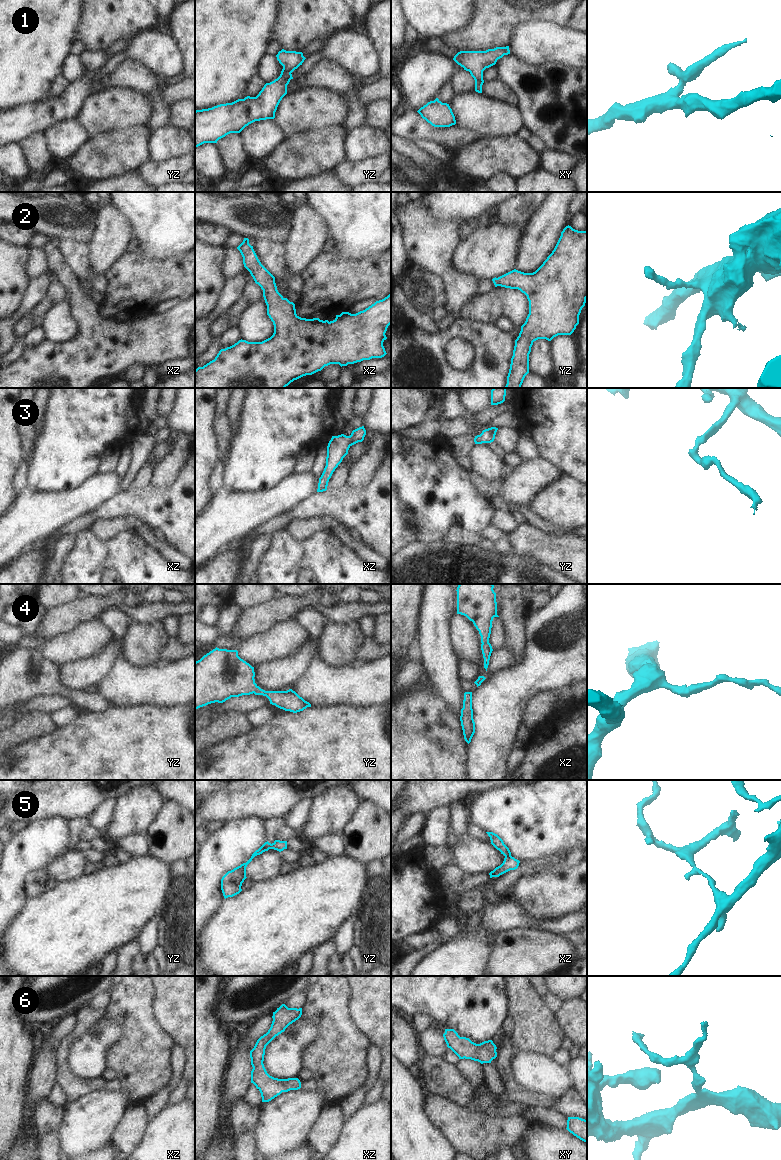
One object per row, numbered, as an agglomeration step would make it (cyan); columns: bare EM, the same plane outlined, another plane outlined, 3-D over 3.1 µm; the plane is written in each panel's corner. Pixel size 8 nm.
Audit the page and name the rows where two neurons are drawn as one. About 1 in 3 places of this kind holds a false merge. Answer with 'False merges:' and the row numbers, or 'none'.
False merges: 5

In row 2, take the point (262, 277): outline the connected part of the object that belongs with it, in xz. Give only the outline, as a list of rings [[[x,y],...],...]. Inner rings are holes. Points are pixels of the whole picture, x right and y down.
[[[244,238],[237,249],[243,257],[244,267],[263,290],[267,315],[273,322],[274,333],[262,342],[241,339],[234,345],[221,349],[214,360],[195,370],[195,388],[285,388],[294,380],[321,371],[330,364],[339,364],[342,367],[363,360],[382,358],[387,354],[383,342],[387,339],[385,333],[391,324],[391,293],[363,311],[356,314],[342,312],[330,322],[319,318],[301,318],[296,314],[295,304],[278,292],[275,277],[261,264],[253,246],[249,244],[249,239]]]

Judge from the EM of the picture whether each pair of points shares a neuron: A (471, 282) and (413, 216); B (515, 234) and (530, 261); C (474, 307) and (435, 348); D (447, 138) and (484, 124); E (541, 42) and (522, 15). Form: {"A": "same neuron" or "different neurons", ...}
{"A": "same neuron", "B": "different neurons", "C": "different neurons", "D": "different neurons", "E": "different neurons"}

